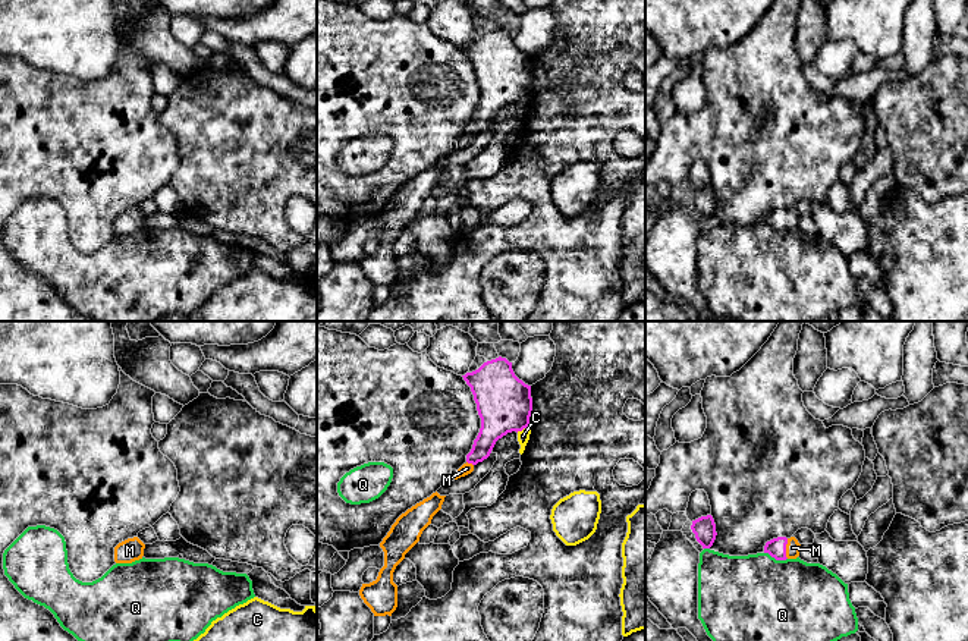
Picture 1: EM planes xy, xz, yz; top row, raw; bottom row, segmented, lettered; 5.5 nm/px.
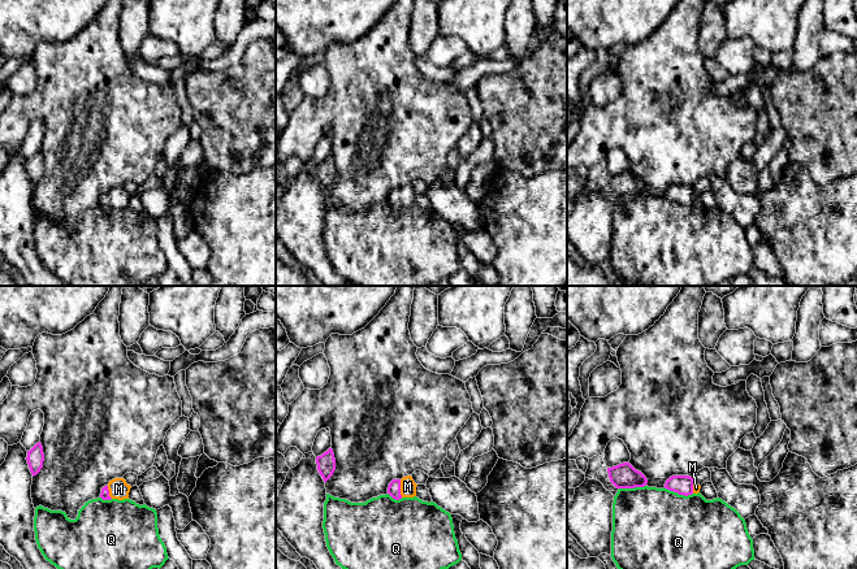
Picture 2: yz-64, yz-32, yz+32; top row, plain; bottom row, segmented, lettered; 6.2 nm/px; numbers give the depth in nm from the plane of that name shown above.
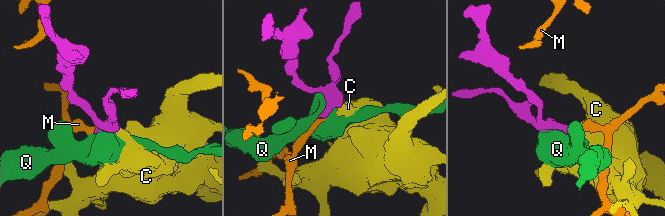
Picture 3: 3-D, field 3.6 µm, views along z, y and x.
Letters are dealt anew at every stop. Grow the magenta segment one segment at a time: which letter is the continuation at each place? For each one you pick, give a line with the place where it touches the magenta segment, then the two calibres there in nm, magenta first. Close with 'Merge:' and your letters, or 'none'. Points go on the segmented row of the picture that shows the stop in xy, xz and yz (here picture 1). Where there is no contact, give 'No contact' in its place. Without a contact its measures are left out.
M: Touches magenta at yz (785, 549). Thickness 110 nm (magenta) against 80 nm
Merge: M

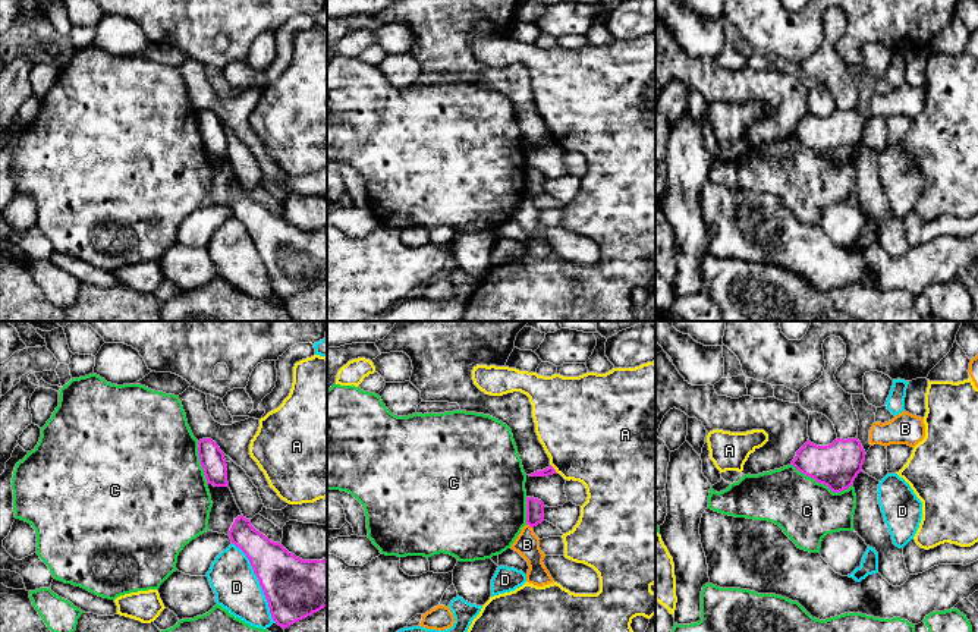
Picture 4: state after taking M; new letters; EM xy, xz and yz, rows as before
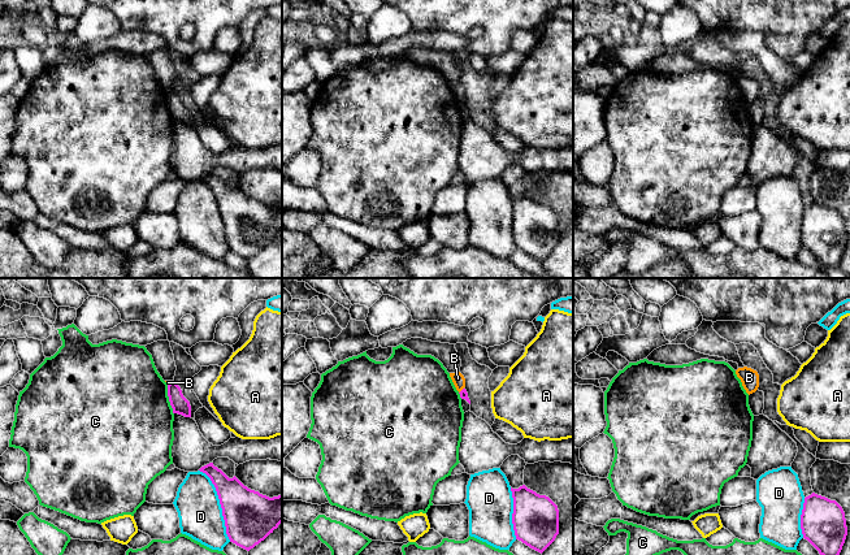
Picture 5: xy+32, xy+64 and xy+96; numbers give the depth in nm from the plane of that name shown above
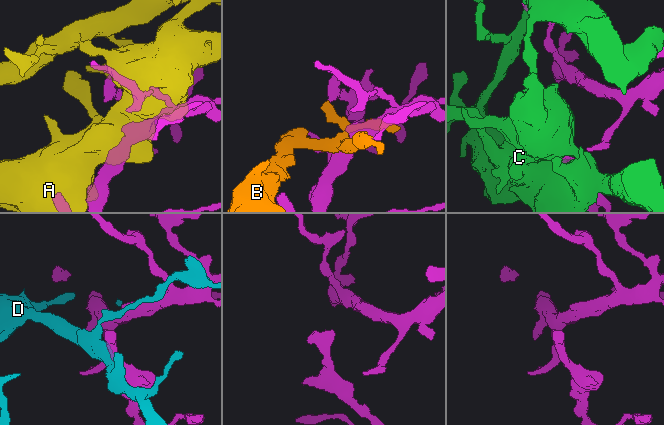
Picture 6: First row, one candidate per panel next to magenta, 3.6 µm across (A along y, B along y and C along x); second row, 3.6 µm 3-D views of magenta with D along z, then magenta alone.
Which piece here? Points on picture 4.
Merge: none

